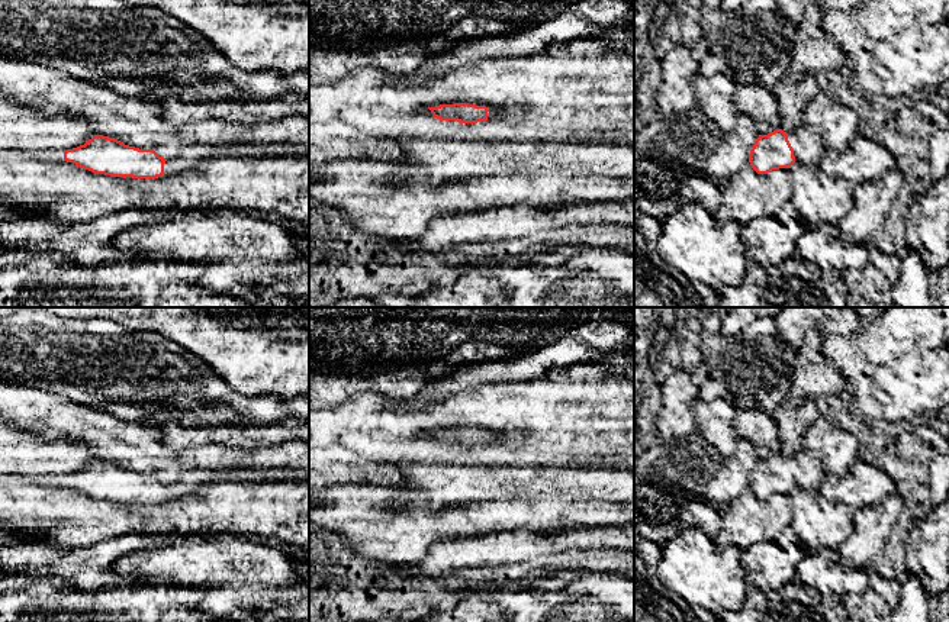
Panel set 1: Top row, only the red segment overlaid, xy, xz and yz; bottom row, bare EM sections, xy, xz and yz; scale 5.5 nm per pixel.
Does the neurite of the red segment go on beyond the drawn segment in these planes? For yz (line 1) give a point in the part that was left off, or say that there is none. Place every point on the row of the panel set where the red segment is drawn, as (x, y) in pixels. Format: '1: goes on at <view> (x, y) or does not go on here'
1: goes on at yz (807, 142)

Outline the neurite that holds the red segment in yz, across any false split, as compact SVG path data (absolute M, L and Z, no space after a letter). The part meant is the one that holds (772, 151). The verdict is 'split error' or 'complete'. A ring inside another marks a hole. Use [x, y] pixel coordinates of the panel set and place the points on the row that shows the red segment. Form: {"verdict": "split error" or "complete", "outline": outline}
{"verdict": "split error", "outline": "M801 125L791 133L776 129L768 135L759 135L749 154L749 162L757 174L791 168L794 162L816 167L824 151L826 146L820 132Z"}

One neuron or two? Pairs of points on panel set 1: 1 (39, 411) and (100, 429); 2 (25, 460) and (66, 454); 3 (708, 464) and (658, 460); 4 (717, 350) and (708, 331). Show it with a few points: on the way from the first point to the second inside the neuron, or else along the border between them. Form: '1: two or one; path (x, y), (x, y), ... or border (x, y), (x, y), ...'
1: one; path (54, 415), (86, 424)
2: one; path (35, 457), (55, 457)
3: one; path (695, 464), (671, 464)
4: one; path (714, 345), (711, 335)

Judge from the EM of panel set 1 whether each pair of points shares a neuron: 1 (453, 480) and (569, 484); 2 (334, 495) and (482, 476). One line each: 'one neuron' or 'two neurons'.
1: one neuron
2: two neurons

